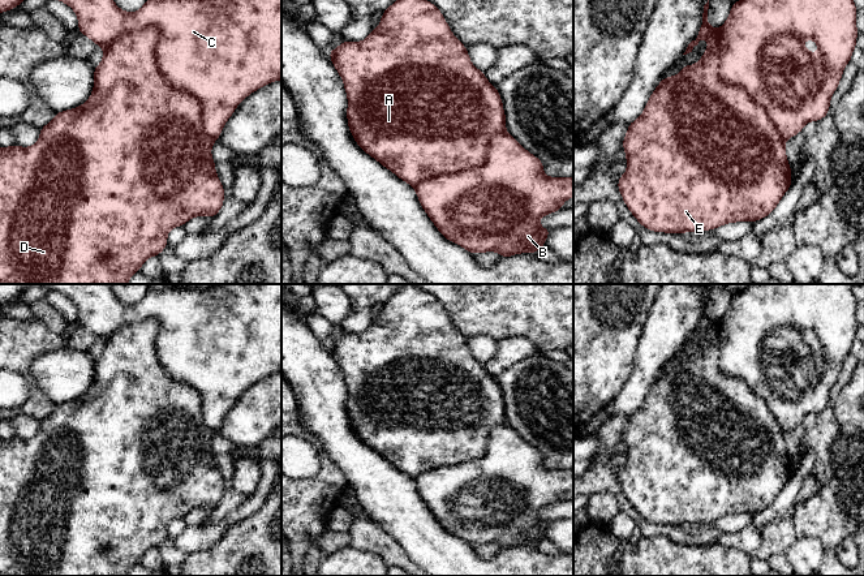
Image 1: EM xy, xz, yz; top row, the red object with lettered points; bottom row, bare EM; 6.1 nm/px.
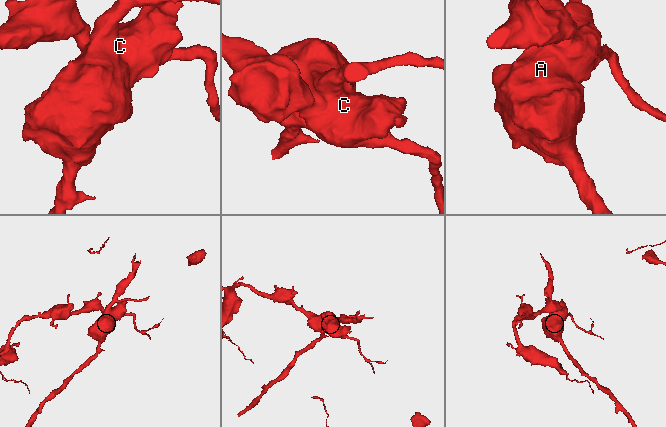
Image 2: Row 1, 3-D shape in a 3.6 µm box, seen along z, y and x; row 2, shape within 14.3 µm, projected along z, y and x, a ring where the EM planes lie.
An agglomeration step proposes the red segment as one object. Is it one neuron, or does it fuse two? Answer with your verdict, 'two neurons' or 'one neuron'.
two neurons

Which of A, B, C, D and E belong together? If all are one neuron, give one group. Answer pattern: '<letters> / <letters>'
A D E / B C

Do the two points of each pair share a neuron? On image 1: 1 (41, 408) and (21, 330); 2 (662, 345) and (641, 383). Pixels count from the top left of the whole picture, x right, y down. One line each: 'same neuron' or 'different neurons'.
1: same neuron
2: same neuron

